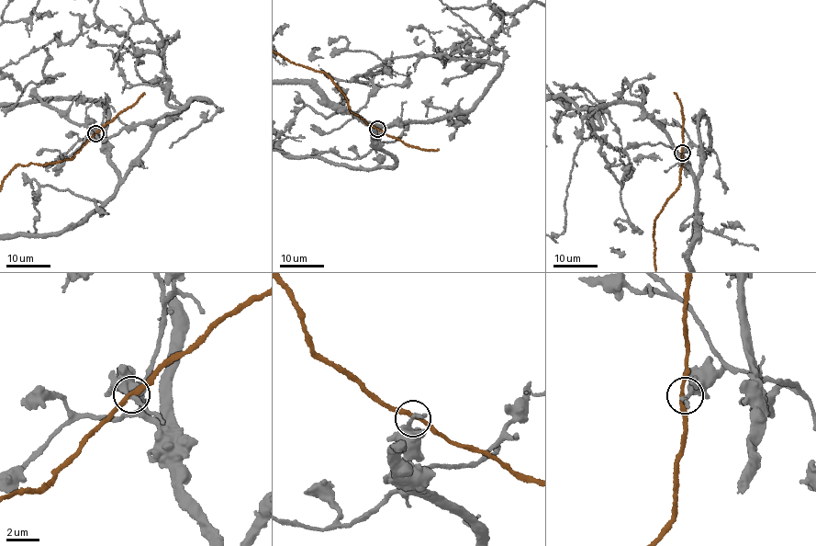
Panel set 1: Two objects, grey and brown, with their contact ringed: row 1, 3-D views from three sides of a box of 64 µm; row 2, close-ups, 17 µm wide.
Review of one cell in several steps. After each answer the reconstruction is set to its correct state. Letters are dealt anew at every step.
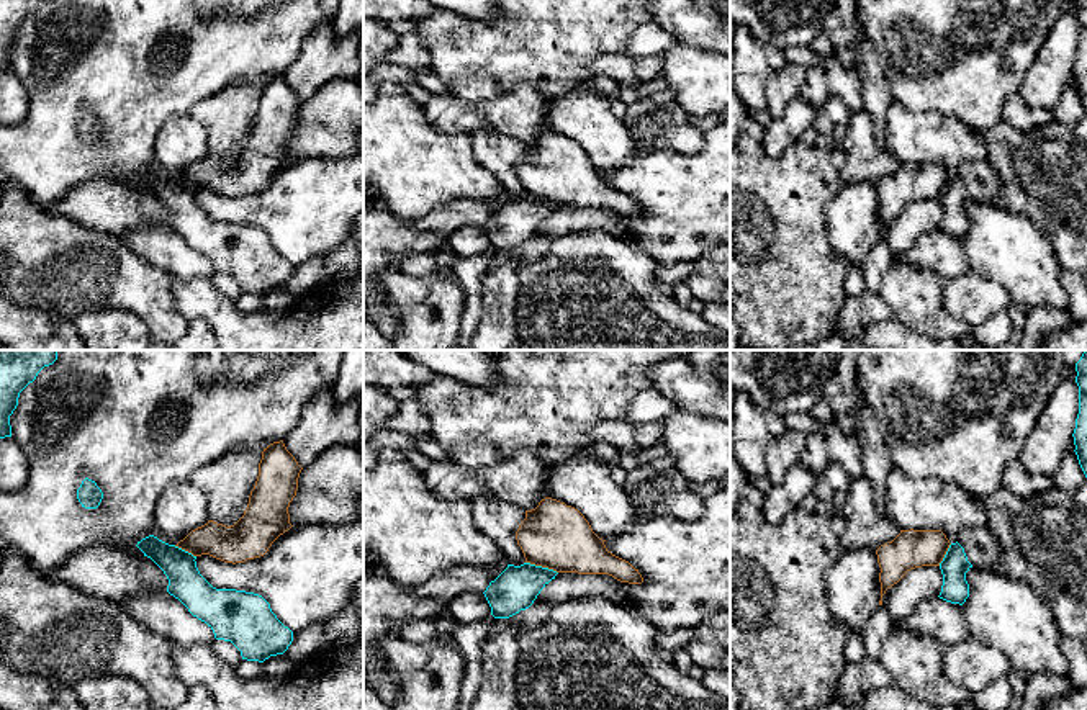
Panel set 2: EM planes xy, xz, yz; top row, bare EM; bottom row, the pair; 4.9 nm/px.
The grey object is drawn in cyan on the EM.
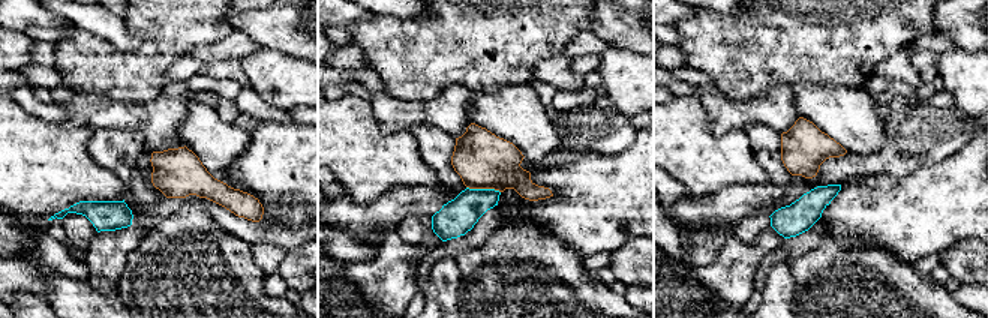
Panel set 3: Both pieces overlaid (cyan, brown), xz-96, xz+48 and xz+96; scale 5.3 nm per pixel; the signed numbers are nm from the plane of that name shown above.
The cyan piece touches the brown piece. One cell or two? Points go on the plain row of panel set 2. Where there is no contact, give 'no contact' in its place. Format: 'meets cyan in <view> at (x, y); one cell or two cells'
meets cyan in xz at (541, 200); two cells

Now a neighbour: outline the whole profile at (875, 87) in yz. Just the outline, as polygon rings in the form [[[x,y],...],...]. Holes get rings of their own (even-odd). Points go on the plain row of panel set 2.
[[[858,25],[856,36],[853,39],[853,49],[858,52],[858,64],[855,65],[855,70],[861,85],[864,110],[874,121],[877,147],[884,151],[887,149],[884,118],[889,106],[894,103],[891,83],[884,75],[874,47],[863,33],[861,25]]]

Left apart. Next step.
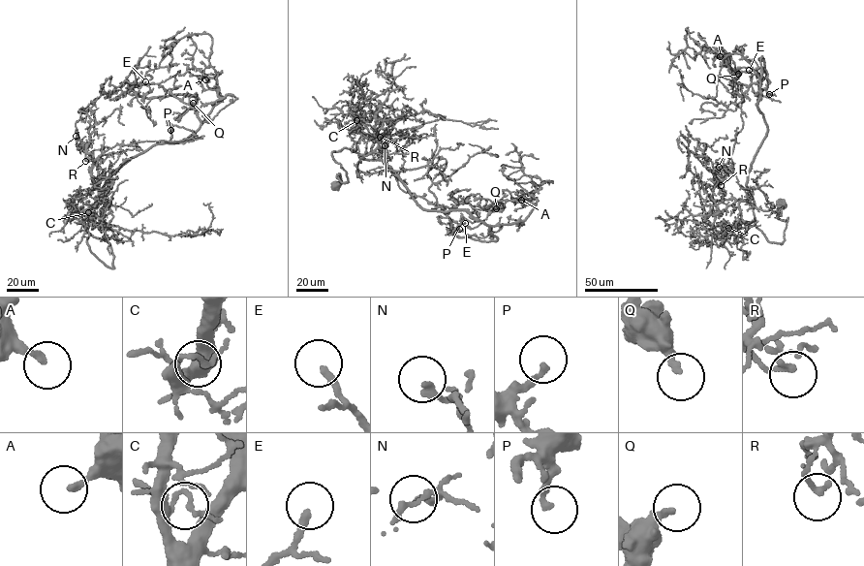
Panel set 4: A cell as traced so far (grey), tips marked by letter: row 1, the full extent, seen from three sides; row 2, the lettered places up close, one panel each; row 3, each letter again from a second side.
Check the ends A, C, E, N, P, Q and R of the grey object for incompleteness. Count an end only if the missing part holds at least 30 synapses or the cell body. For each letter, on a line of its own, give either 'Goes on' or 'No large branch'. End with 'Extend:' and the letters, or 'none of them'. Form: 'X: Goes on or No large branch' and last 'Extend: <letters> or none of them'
A: No large branch
C: No large branch
E: No large branch
N: No large branch
P: No large branch
Q: No large branch
R: No large branch
Extend: none of them

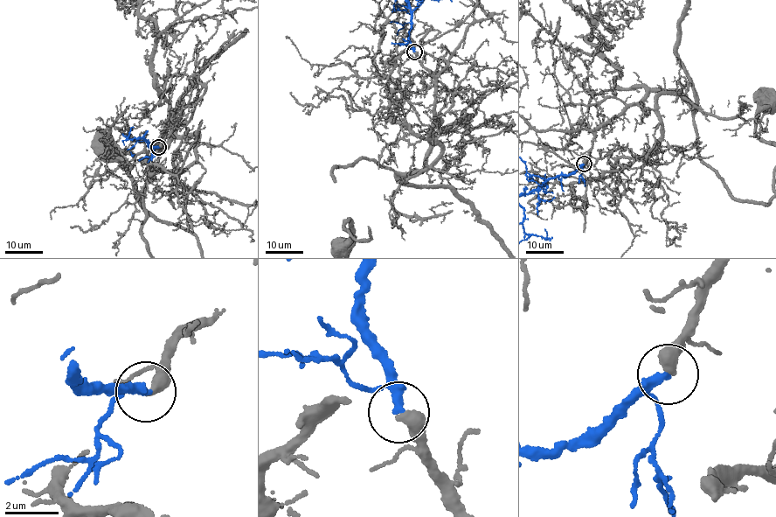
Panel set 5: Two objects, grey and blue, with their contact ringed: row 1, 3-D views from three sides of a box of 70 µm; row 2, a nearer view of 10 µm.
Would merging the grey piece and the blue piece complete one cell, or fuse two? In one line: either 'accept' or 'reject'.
accept

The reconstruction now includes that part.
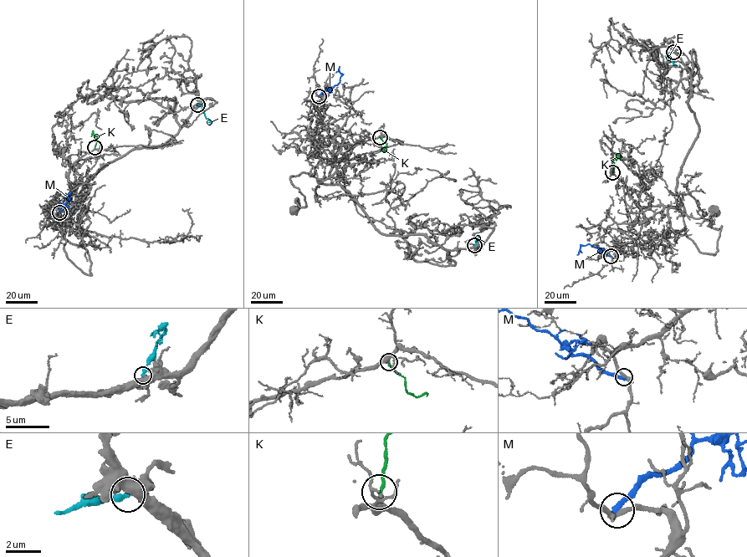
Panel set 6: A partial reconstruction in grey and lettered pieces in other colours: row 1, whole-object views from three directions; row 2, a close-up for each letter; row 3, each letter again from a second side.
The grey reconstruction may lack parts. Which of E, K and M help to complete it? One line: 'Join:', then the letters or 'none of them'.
Join: none of them

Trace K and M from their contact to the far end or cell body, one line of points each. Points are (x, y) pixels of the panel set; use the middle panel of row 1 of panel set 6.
K: (380, 137), (386, 143), (385, 151)
M: (319, 96), (340, 81), (341, 74), (338, 71), (339, 66)

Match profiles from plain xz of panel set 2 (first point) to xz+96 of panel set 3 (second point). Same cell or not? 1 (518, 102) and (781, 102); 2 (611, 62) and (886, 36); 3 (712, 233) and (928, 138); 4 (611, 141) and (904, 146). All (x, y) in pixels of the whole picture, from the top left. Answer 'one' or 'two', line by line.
1: one
2: two
3: two
4: two

